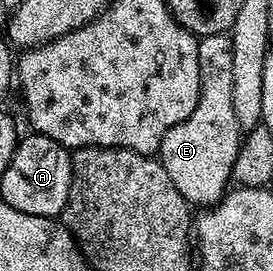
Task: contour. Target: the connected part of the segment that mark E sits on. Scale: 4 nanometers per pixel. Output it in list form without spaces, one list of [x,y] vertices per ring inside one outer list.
[[[228,32],[199,37],[198,66],[200,67],[200,97],[198,106],[190,118],[170,126],[166,138],[162,138],[158,158],[170,174],[170,182],[178,186],[178,194],[189,205],[211,206],[220,203],[229,191],[232,180],[232,163],[240,149],[242,129],[234,118],[234,58],[232,37]]]

